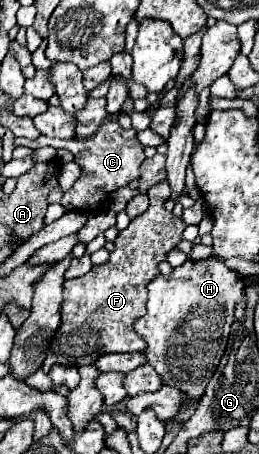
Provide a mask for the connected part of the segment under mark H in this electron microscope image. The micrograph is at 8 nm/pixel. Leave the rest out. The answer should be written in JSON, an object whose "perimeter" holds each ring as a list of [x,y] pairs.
{"perimeter":[[[215,258],[197,262],[187,260],[183,266],[175,268],[169,276],[157,276],[147,288],[149,288],[147,312],[133,324],[135,332],[147,342],[147,348],[143,350],[145,360],[157,370],[165,386],[173,386],[183,392],[185,396],[183,404],[199,400],[205,394],[205,388],[225,352],[231,322],[235,320],[233,308],[243,298],[243,278]]]}

